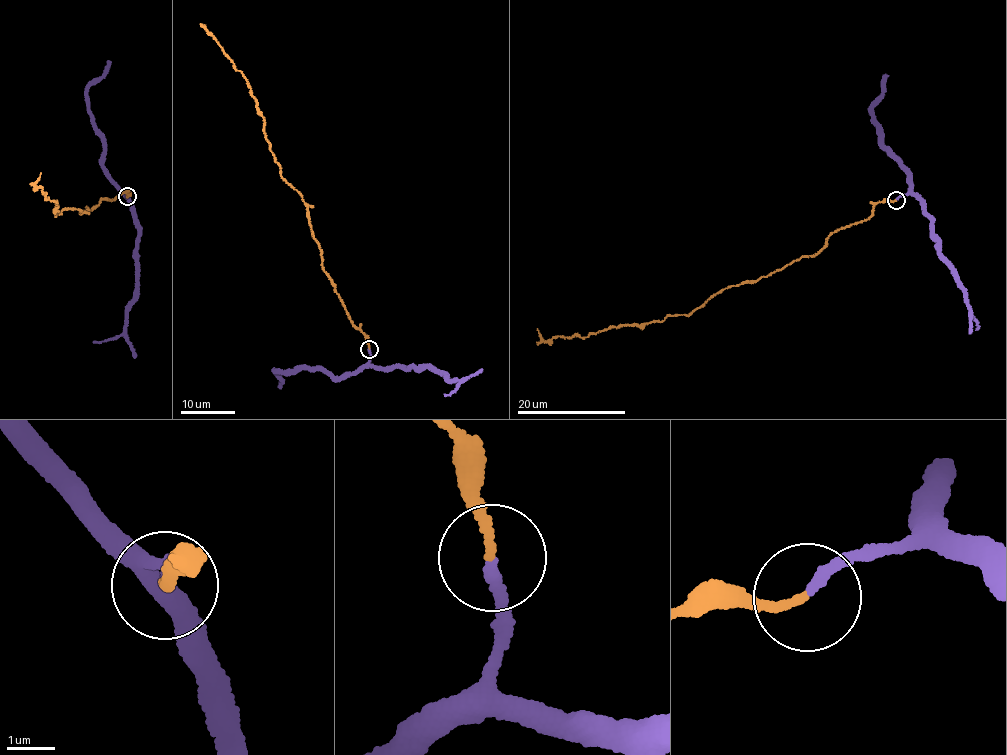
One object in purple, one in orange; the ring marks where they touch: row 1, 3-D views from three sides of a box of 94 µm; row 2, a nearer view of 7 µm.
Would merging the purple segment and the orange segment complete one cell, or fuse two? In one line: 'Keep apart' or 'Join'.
Join

